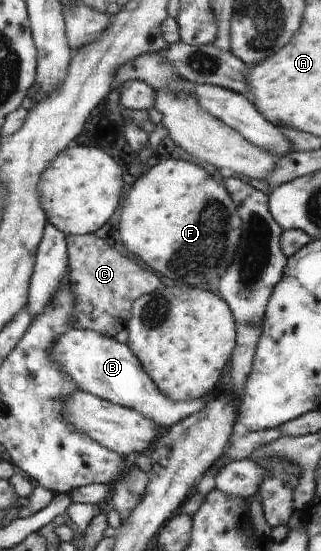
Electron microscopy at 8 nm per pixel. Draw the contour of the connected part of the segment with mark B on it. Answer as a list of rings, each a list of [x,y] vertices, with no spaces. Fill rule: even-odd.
[[[78,327],[66,331],[56,341],[53,355],[62,365],[62,370],[76,381],[81,391],[138,411],[161,429],[166,429],[192,413],[203,410],[206,405],[202,398],[184,402],[170,400],[158,390],[127,343],[121,343],[117,338],[98,331],[82,330]]]

